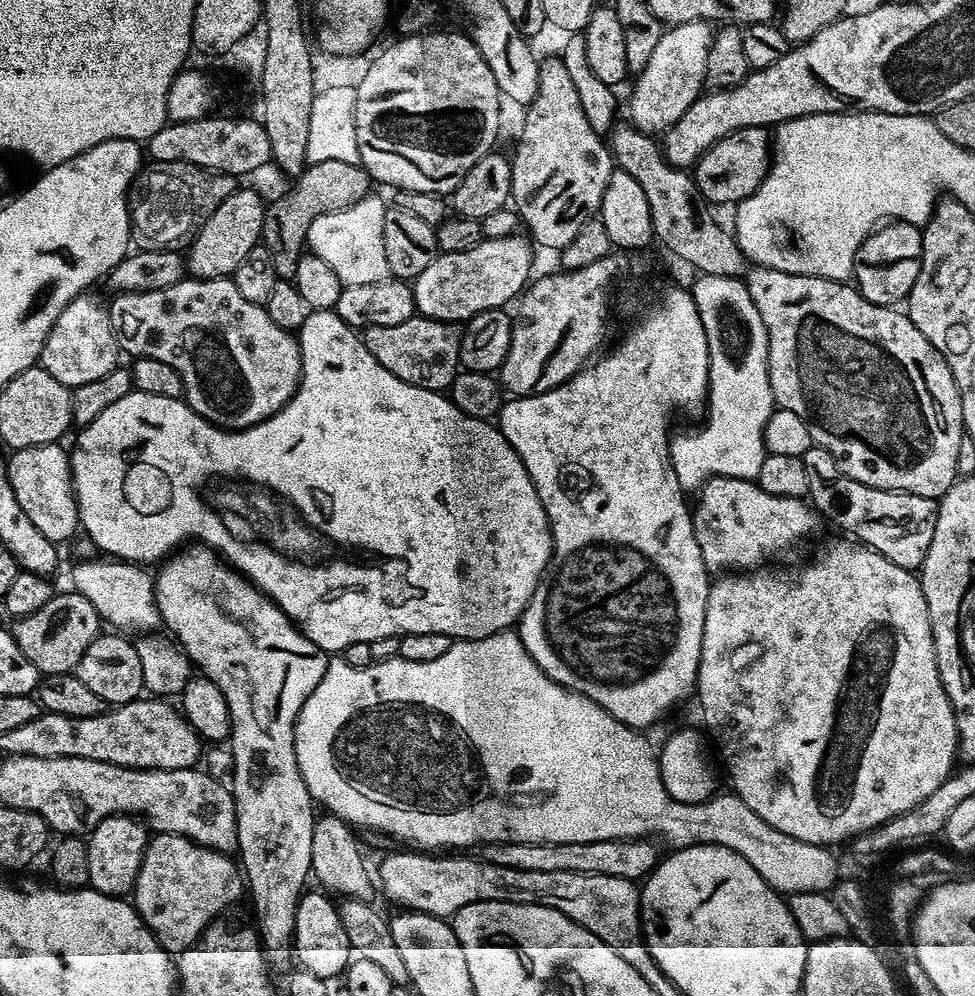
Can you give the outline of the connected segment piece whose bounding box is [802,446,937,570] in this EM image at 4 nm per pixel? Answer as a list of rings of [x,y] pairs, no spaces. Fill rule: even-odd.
[[[814,446],[806,450],[802,459],[806,466],[807,499],[825,521],[833,520],[844,531],[841,533],[874,549],[890,562],[909,570],[919,569],[926,550],[930,550],[930,538],[934,538],[937,501],[913,492],[875,488],[854,482],[849,476],[834,475],[832,455],[825,448]]]

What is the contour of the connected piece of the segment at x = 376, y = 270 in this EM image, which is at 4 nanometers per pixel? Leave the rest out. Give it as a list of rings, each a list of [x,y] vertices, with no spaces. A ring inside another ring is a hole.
[[[375,194],[364,196],[354,206],[352,212],[345,208],[337,212],[327,212],[314,218],[308,231],[312,238],[306,242],[311,255],[322,258],[334,274],[340,276],[341,285],[366,286],[370,282],[389,279],[390,273],[386,262],[386,252],[382,250],[382,222],[386,211],[386,200]]]

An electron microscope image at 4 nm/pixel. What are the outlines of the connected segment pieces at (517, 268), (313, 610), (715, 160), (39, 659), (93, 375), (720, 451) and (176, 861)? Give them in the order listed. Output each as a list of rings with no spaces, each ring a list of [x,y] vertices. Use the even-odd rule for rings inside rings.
[[[513,234],[493,240],[484,238],[465,252],[440,252],[430,266],[426,266],[426,270],[411,281],[416,312],[432,320],[467,322],[482,310],[504,308],[508,303],[511,305],[533,275],[533,245],[521,236]]]
[[[312,310],[309,311],[306,322],[298,329],[298,343],[300,346],[300,384],[296,387],[296,393],[270,418],[258,422],[249,428],[237,428],[235,430],[225,430],[216,427],[216,425],[197,415],[183,399],[175,396],[165,396],[158,392],[138,392],[133,390],[126,394],[126,398],[121,398],[114,402],[114,406],[109,406],[107,410],[102,410],[94,422],[83,425],[76,436],[76,445],[70,448],[70,463],[72,466],[72,493],[76,495],[76,509],[80,515],[79,527],[85,532],[98,547],[109,557],[115,558],[120,562],[127,562],[137,566],[155,565],[165,558],[173,555],[181,546],[187,545],[189,541],[197,545],[211,548],[213,552],[219,554],[235,571],[245,575],[264,595],[268,596],[273,602],[284,611],[288,619],[300,629],[300,633],[309,640],[314,642],[321,650],[329,654],[343,653],[354,642],[366,642],[372,644],[376,639],[390,638],[391,636],[401,637],[410,634],[446,634],[452,637],[453,641],[457,640],[477,640],[493,636],[496,632],[502,632],[511,629],[519,621],[520,615],[526,610],[530,598],[540,581],[540,575],[543,574],[548,559],[552,556],[552,531],[546,518],[546,510],[538,498],[538,490],[534,490],[534,482],[526,470],[526,466],[518,458],[518,454],[506,442],[506,438],[500,432],[495,423],[479,416],[467,416],[458,406],[454,406],[447,395],[439,392],[431,392],[425,388],[414,386],[410,382],[402,382],[402,378],[394,378],[386,366],[382,366],[366,350],[361,333],[355,328],[351,328],[335,310]]]
[[[739,128],[737,132],[729,132],[727,136],[723,136],[717,144],[712,144],[700,155],[694,165],[696,189],[709,205],[735,206],[756,192],[756,187],[767,176],[769,167],[769,133],[763,128]]]
[[[75,590],[68,592],[57,591],[41,606],[34,610],[34,614],[26,614],[11,625],[10,631],[14,642],[18,644],[18,650],[34,662],[34,666],[44,676],[62,676],[71,673],[82,661],[86,648],[90,646],[97,636],[102,632],[102,621],[98,610],[90,606],[87,598]]]
[[[92,294],[75,296],[62,310],[62,314],[58,314],[38,361],[39,367],[44,368],[50,378],[56,378],[70,390],[86,386],[86,382],[94,382],[118,366],[118,349],[110,330],[105,305],[100,305],[94,297],[88,295]]]
[[[706,276],[695,277],[696,285],[690,288],[694,302],[698,306],[698,314],[702,318],[702,326],[708,332],[708,421],[704,428],[697,432],[680,432],[671,437],[668,445],[668,459],[672,462],[672,469],[678,478],[681,488],[685,490],[699,490],[711,476],[729,476],[743,480],[755,480],[758,470],[762,470],[762,462],[766,455],[764,446],[764,427],[774,411],[774,401],[770,390],[768,377],[768,335],[762,316],[758,314],[758,306],[750,298],[748,288],[743,279],[734,276]],[[720,312],[733,312],[744,323],[748,333],[744,336],[744,349],[740,357],[735,360],[728,353],[728,344],[724,341],[724,328],[720,325]]]
[[[162,832],[149,839],[144,851],[134,907],[159,944],[169,954],[179,954],[197,943],[213,920],[227,913],[224,911],[244,892],[243,878],[241,865],[231,855]]]

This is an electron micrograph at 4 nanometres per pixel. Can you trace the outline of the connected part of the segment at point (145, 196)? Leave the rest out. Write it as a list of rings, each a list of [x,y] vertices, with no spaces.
[[[181,160],[156,162],[151,166],[137,175],[126,197],[130,205],[130,240],[140,250],[172,248],[179,240],[187,241],[238,187],[237,177],[209,172]]]

